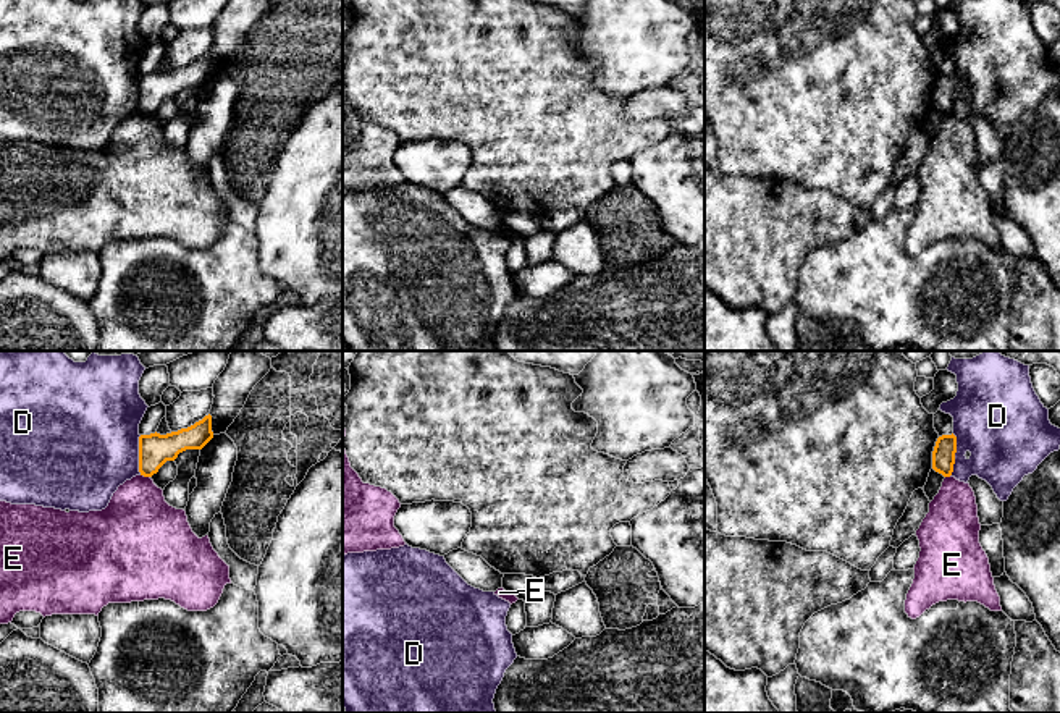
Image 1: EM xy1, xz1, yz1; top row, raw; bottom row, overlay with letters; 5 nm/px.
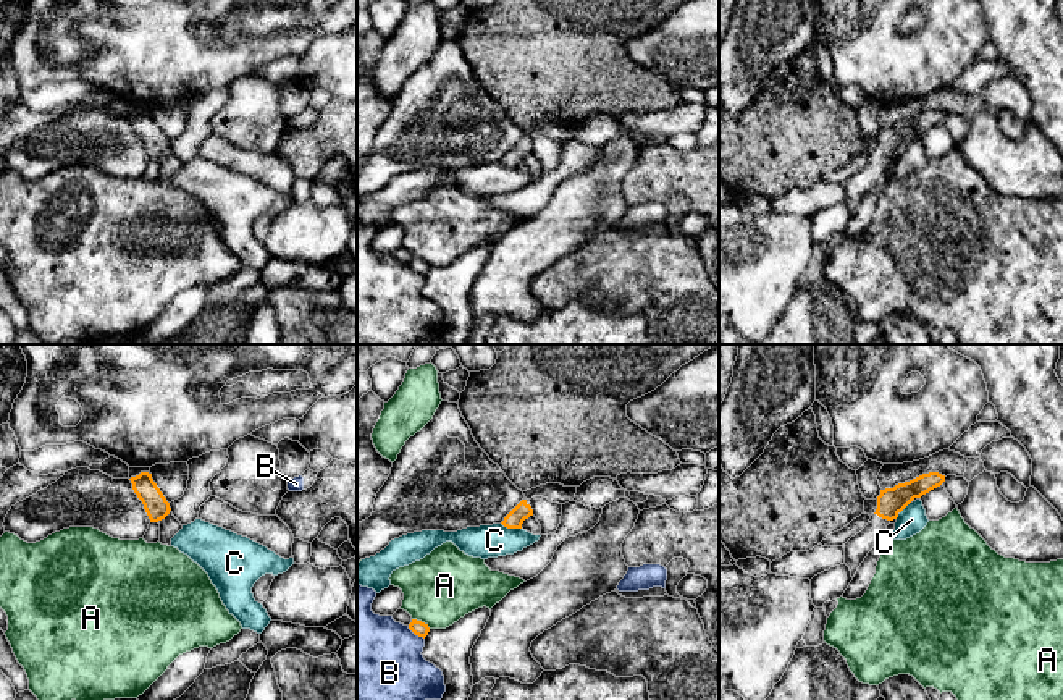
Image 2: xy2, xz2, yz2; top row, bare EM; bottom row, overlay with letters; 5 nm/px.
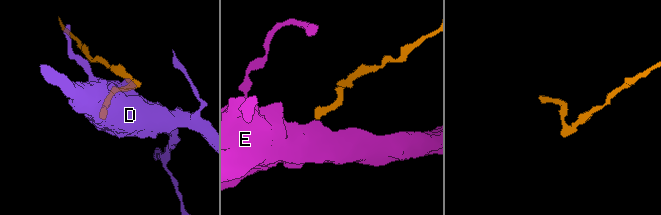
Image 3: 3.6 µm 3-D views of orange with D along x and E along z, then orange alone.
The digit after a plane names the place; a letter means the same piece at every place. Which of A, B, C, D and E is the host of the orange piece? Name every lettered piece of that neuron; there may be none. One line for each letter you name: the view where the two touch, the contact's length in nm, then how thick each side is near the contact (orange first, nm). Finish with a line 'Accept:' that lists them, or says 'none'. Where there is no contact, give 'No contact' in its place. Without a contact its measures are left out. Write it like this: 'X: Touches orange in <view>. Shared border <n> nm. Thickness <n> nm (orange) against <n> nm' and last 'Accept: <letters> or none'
Accept: none

